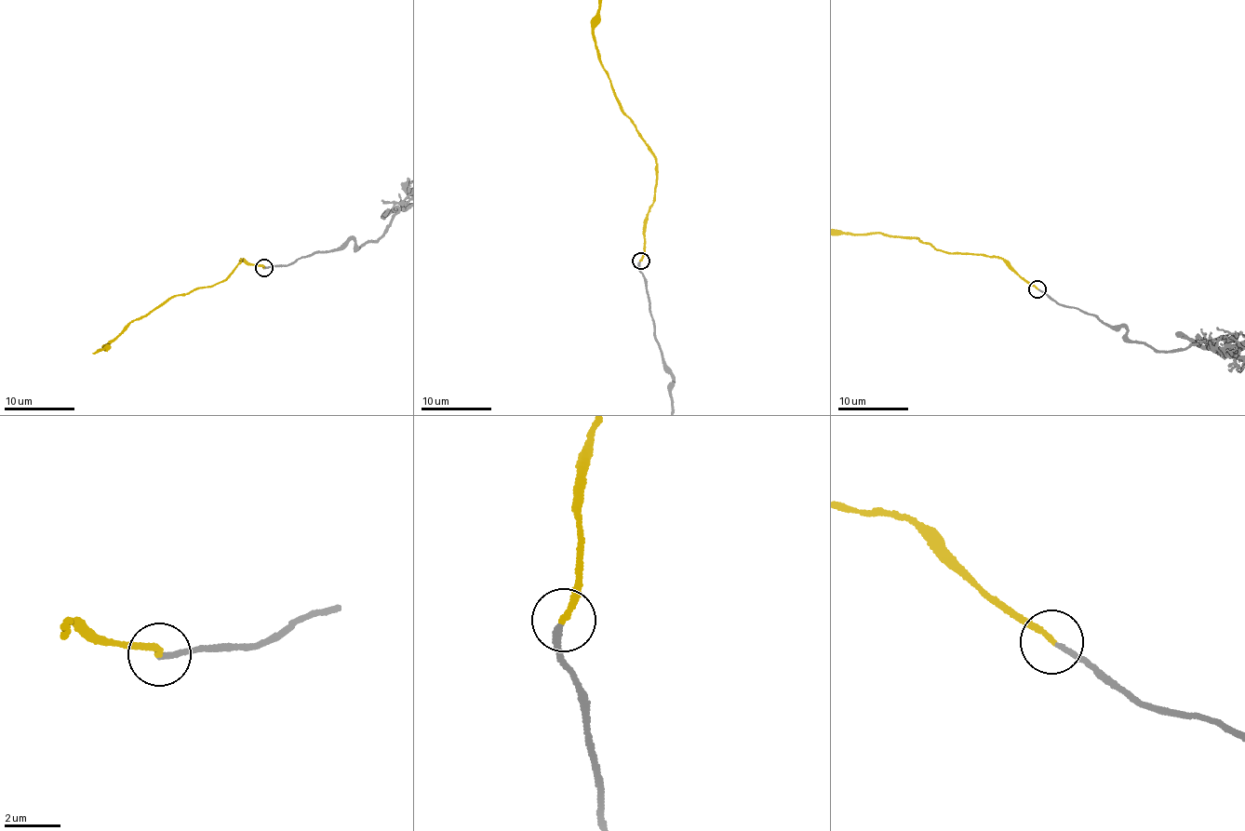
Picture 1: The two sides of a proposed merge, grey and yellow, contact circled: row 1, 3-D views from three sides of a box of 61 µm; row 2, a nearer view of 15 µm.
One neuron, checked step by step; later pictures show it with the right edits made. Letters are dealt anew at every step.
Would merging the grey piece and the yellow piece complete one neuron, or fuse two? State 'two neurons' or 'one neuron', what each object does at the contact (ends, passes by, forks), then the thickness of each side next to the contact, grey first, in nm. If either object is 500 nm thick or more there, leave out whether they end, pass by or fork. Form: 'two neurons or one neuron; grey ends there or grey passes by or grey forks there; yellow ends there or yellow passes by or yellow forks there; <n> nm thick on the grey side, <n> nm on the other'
one neuron; grey ends there; yellow ends there; 200 nm thick on the grey side, 200 nm on the other

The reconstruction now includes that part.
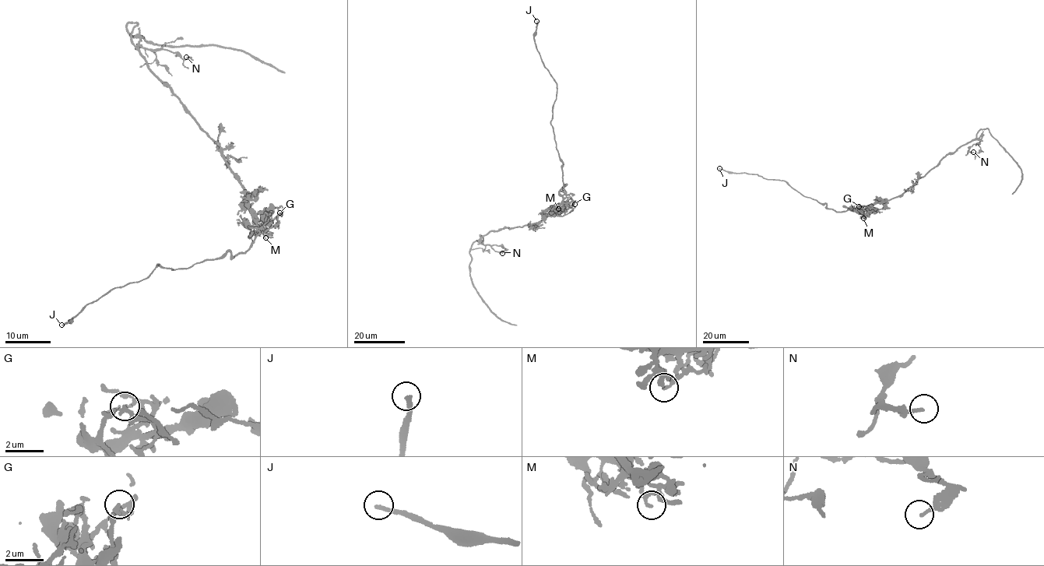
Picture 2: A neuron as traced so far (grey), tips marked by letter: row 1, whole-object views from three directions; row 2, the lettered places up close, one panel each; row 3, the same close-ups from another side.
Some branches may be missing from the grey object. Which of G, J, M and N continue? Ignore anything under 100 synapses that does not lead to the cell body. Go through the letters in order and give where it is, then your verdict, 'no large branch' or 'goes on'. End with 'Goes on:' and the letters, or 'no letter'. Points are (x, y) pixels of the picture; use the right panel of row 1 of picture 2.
G: (859, 206) | no large branch
J: (719, 168) | no large branch
M: (863, 218) | no large branch
N: (973, 152) | no large branch
Goes on: no letter

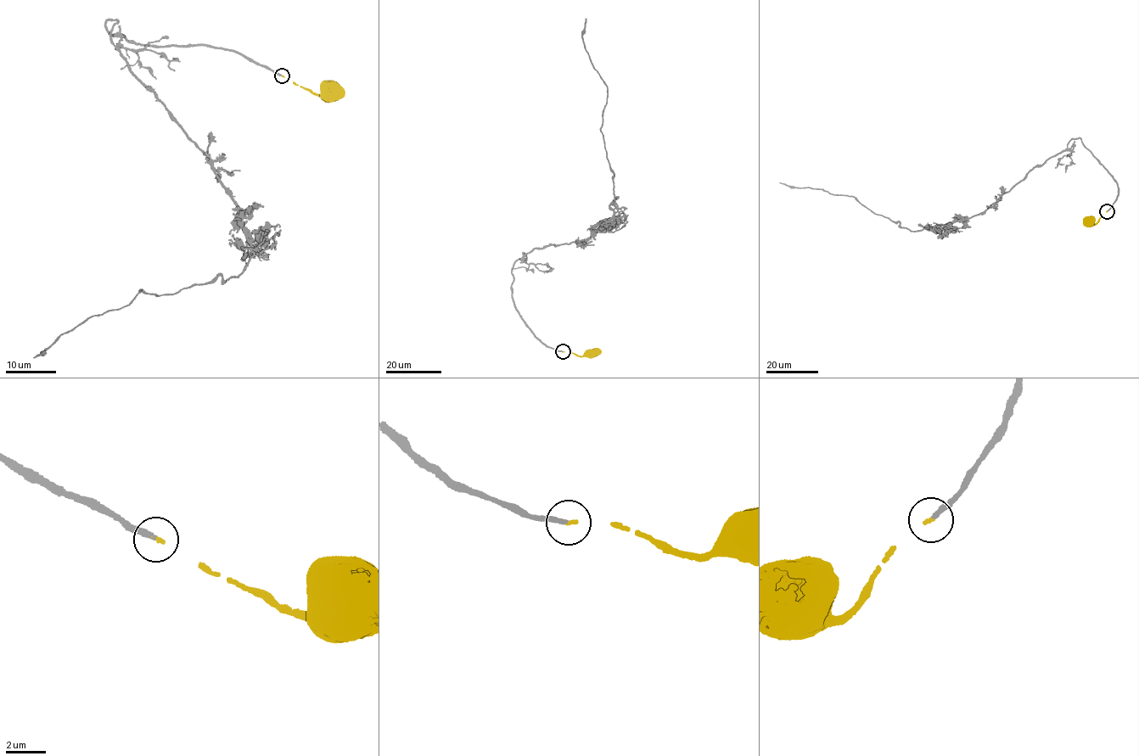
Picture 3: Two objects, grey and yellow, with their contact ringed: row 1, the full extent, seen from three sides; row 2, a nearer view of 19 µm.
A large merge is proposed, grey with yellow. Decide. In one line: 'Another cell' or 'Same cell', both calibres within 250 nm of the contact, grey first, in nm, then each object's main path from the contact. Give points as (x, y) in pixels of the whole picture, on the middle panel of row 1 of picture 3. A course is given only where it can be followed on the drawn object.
Same cell. Thickness 240 nm (grey) against 140 nm. Course of grey: (563, 351), (519, 313), (512, 271), (523, 253), (588, 239), (617, 206), (601, 130), (608, 86), (586, 19). Course of yellow: (563, 351), (583, 356), (591, 356), (591, 353)

